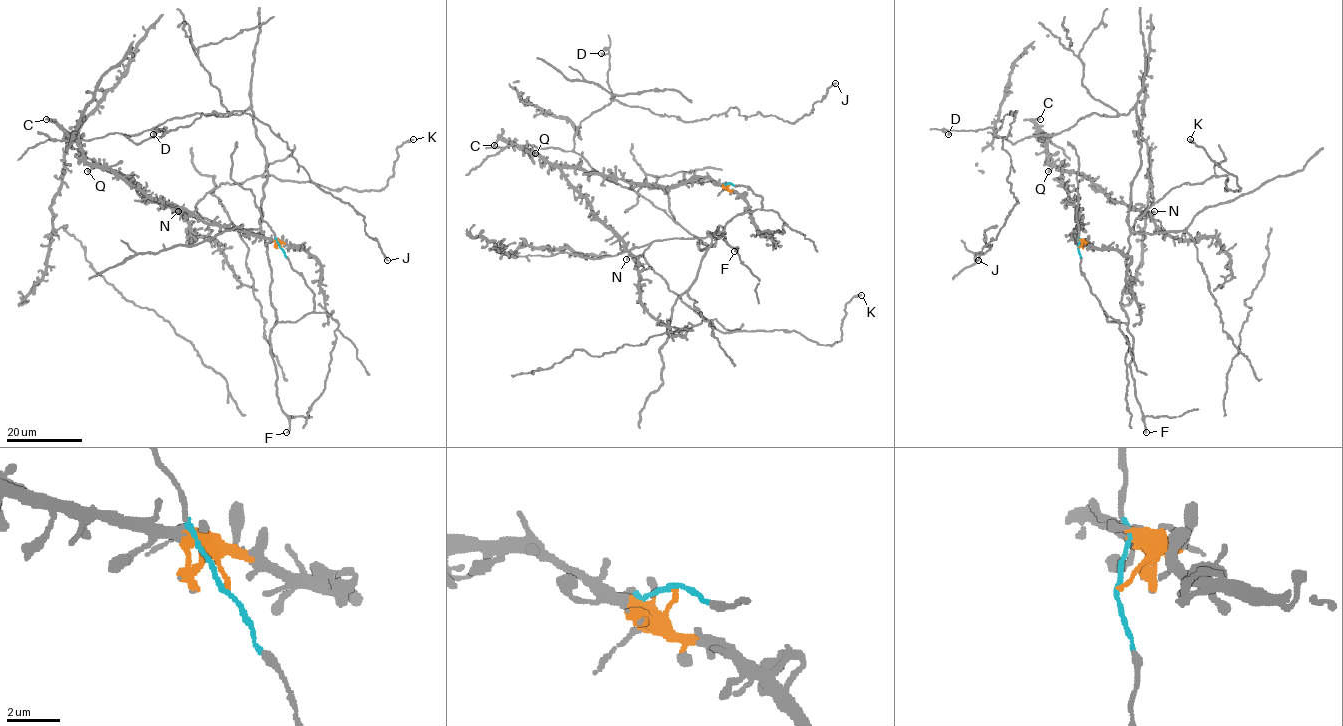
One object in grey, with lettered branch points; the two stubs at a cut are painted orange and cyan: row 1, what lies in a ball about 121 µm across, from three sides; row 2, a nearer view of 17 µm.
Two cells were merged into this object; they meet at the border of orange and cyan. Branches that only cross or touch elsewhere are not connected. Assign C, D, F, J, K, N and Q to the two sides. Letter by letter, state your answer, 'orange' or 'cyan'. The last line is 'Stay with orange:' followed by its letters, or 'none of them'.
C: orange
D: cyan
F: cyan
J: cyan
K: cyan
N: orange
Q: orange
Stay with orange: C, N, Q

